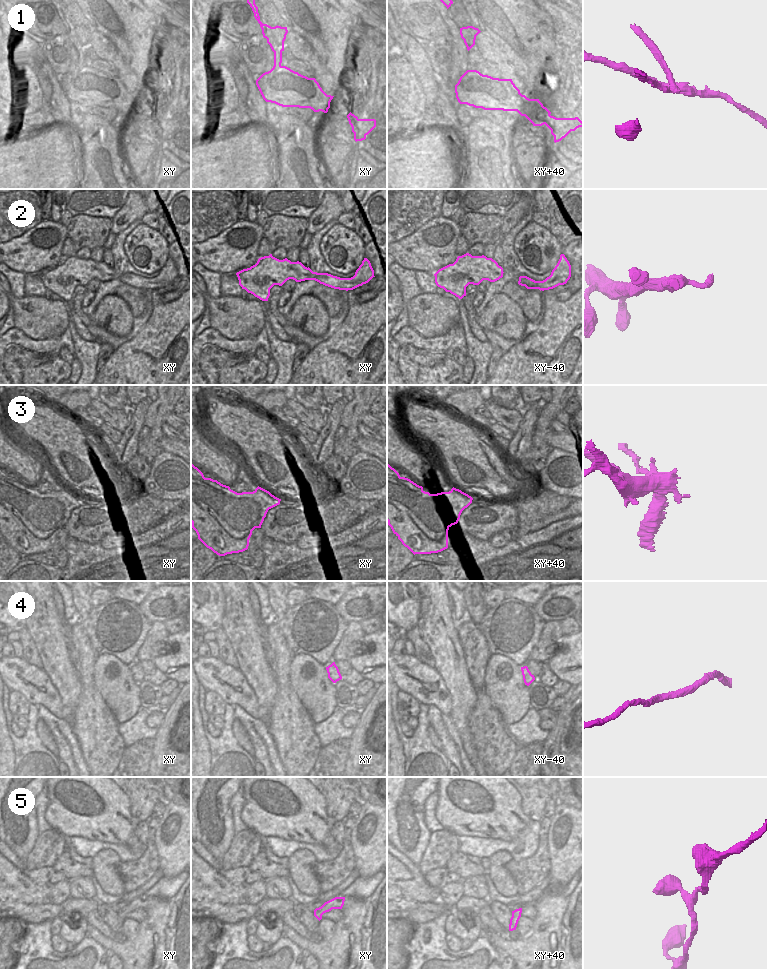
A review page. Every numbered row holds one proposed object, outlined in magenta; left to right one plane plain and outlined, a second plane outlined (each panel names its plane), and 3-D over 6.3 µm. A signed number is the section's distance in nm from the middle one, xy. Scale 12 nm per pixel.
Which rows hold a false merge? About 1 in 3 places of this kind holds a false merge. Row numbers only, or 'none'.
1, 3

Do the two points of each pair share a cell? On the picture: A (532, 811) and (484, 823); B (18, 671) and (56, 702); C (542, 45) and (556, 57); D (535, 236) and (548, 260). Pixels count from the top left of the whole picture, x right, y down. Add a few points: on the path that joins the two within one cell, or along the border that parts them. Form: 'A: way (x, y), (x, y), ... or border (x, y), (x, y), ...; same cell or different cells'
A: border (518, 790), (521, 810), (530, 819); different cells
B: way (28, 680), (39, 686), (46, 694); same cell
C: way (545, 48), (553, 56); same cell
D: way (535, 242), (541, 248), (542, 254); same cell

